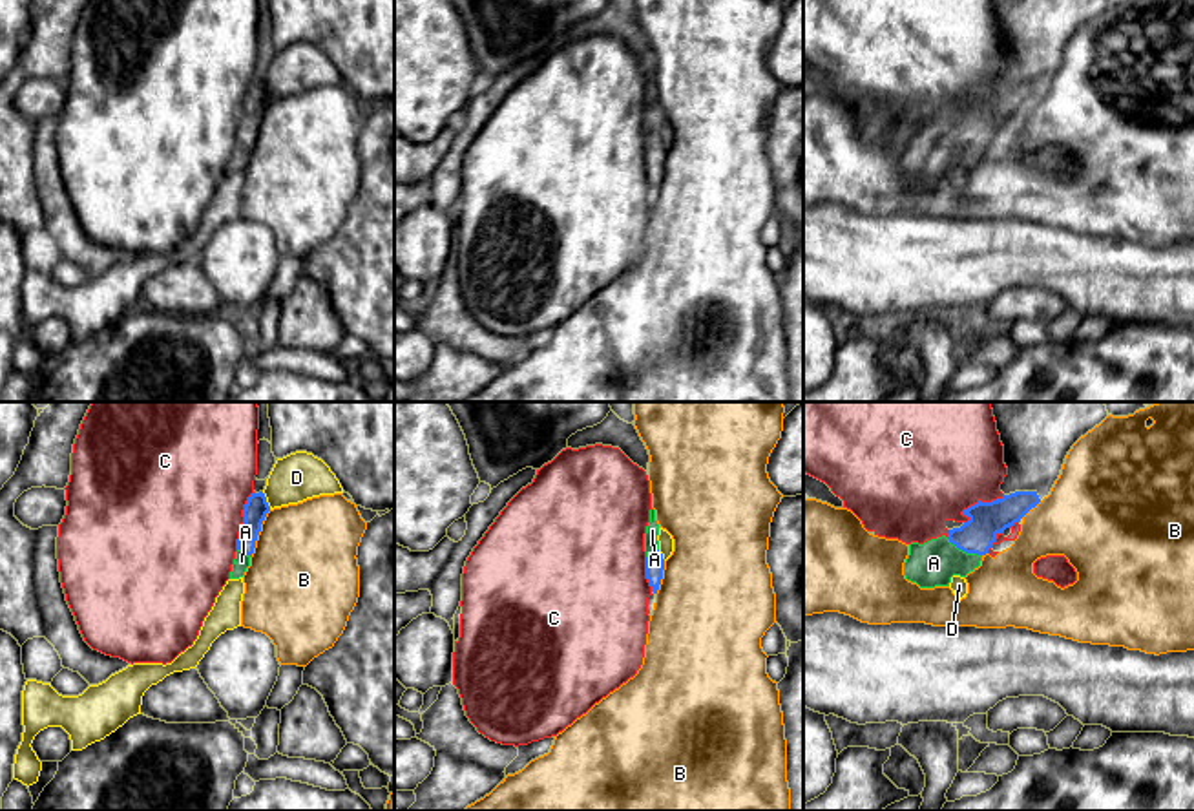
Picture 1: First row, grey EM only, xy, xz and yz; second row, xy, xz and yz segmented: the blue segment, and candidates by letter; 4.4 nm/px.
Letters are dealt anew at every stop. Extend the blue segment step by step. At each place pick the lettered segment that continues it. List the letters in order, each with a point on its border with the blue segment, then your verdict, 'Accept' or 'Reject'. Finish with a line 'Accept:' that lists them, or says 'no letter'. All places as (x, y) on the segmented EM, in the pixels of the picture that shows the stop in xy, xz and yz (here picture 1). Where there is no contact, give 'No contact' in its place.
A: Touches blue at yz (964, 550). Accept
B: Touches blue at xy (258, 534). Reject
C: Touches blue at yz (979, 501). Reject
D: Touches blue at xy (265, 501). Reject
Accept: A

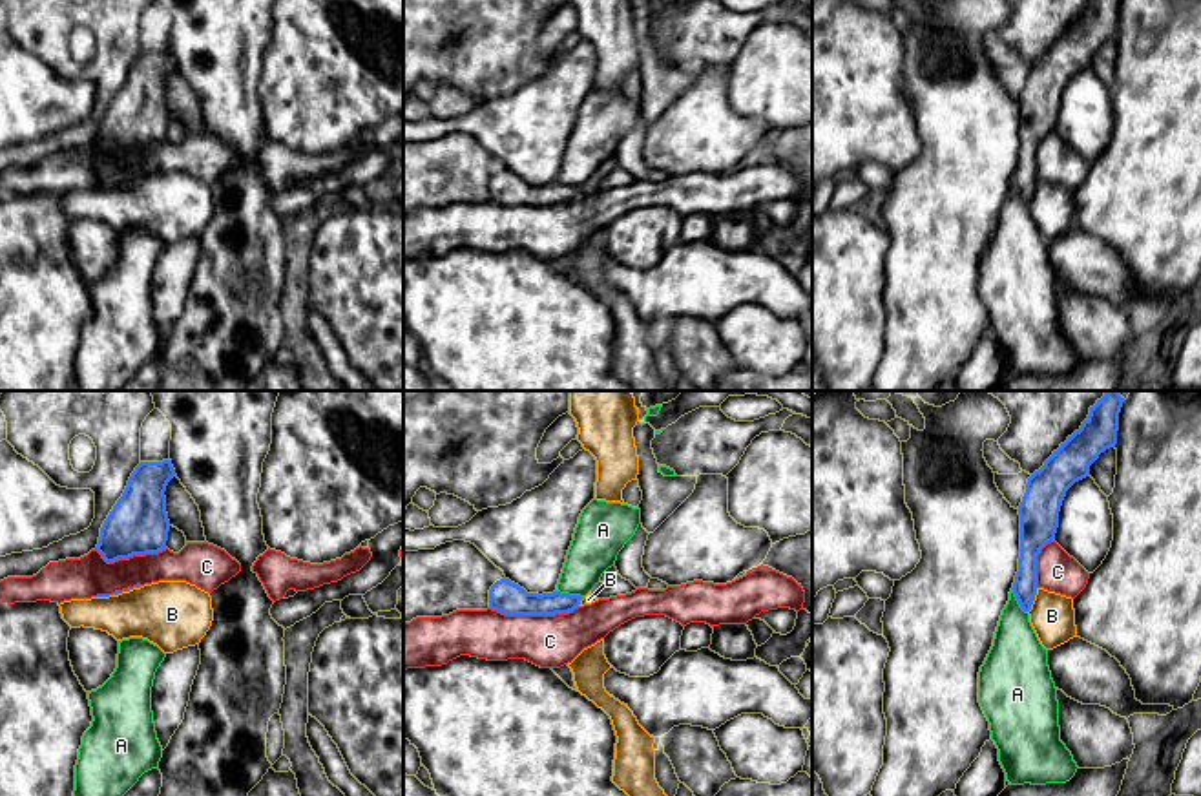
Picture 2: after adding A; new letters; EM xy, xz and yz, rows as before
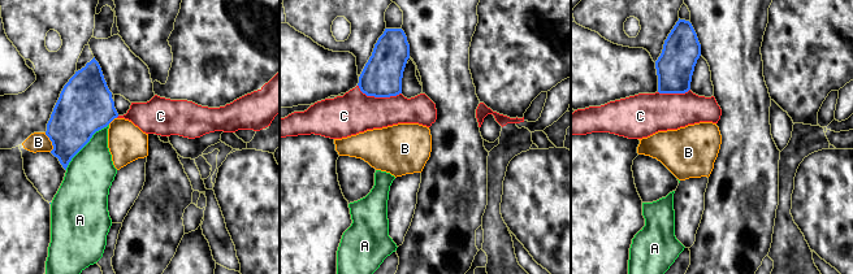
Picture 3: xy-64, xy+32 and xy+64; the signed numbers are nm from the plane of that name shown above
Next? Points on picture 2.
A: Touches blue at xz (568, 594). Reject
B: Touches blue at yz (1033, 599). Reject
C: Touches blue at xz (533, 614). Reject
Accept: no letter

